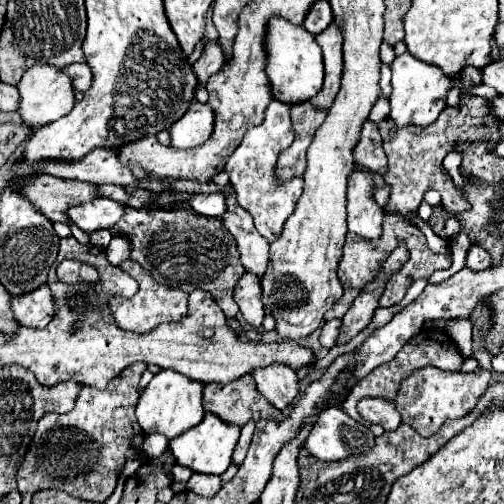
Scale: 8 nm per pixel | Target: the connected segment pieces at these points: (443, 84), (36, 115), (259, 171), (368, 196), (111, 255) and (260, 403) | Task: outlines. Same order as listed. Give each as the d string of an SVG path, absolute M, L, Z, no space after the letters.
M409 52L395 56L393 64L391 64L391 84L393 84L393 92L391 92L391 114L389 118L395 122L397 128L405 128L409 124L413 126L429 126L437 120L437 116L441 114L441 110L446 107L447 92L451 88L461 88L463 80L451 80L449 76L445 76L437 66L419 62L417 58L409 56Z
M45 64L29 68L23 74L21 82L17 84L17 90L19 90L19 108L17 108L17 112L21 116L21 122L29 124L31 128L39 128L39 126L45 126L49 122L55 122L57 118L65 116L75 104L73 86L71 86L69 76L65 76L61 70L49 68Z
M273 100L265 112L263 124L251 128L243 136L243 142L237 146L237 150L231 154L231 158L225 166L225 172L229 174L231 184L237 192L237 202L241 202L241 206L245 206L245 210L253 216L257 232L261 232L261 236L269 244L273 244L281 236L285 222L293 214L297 200L303 192L301 176L289 180L289 184L283 184L283 186L273 184L275 182L273 180L275 160L281 154L281 150L285 150L293 142L293 138L295 138L295 134L293 134L293 126L289 120L289 106L279 100Z
M353 170L347 182L347 224L349 232L361 238L379 238L383 208L373 200L373 178L367 170Z
M117 234L117 236L113 236L113 240L109 242L109 246L107 246L107 260L111 262L111 264L115 266L119 266L121 262L125 262L127 258L129 258L129 254L131 254L131 240L127 240L127 236L123 234Z
M241 376L229 384L203 384L203 408L205 412L213 412L231 424L243 426L249 418L277 418L279 410L261 396L253 384L253 376Z

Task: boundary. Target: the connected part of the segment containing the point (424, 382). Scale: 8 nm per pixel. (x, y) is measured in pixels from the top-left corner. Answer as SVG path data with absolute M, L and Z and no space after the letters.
M431 366L415 370L409 378L401 382L401 388L395 396L395 406L403 418L403 424L409 424L421 436L431 436L439 430L445 420L461 418L471 412L491 382L491 372L475 370L469 374L463 372L443 372Z

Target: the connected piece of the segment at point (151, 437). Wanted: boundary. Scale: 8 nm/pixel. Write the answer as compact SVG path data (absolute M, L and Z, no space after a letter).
M147 434L145 438L147 438L147 440L145 440L145 452L143 452L143 454L145 454L149 460L163 456L163 452L165 452L167 446L169 446L169 440L167 440L165 436L157 436L157 434Z

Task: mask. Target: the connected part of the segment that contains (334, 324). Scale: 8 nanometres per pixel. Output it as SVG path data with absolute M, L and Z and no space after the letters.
M329 320L329 322L325 322L323 332L319 336L319 344L335 344L339 328L341 328L341 320Z

